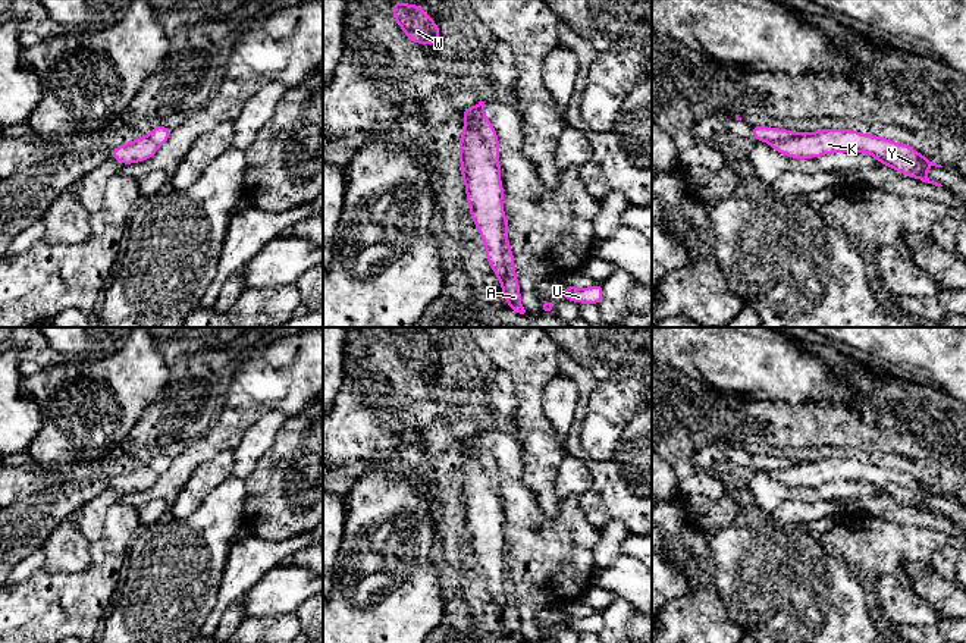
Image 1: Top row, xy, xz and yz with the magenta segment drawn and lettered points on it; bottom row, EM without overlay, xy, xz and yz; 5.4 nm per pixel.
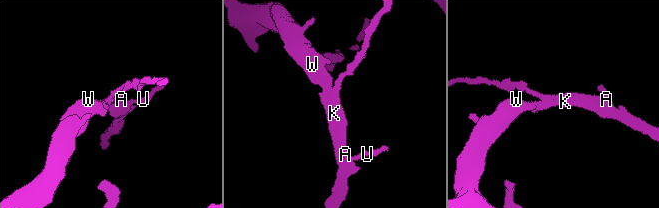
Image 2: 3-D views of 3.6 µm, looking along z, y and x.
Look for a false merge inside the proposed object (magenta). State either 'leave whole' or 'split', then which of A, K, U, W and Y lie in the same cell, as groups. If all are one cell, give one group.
split | A U / K W Y

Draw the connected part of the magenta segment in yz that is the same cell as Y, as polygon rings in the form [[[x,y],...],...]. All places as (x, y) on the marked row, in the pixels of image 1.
[[[821,129],[769,142],[769,145],[791,159],[816,159],[829,153],[866,153],[906,176],[943,186],[926,176],[931,166],[943,167],[941,164],[931,161],[910,145],[853,129]]]

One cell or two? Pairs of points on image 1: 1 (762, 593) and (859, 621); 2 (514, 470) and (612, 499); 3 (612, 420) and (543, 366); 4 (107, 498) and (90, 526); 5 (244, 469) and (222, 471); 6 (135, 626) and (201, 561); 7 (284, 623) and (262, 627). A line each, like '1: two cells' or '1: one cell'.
1: one cell
2: two cells
3: two cells
4: one cell
5: two cells
6: one cell
7: one cell

